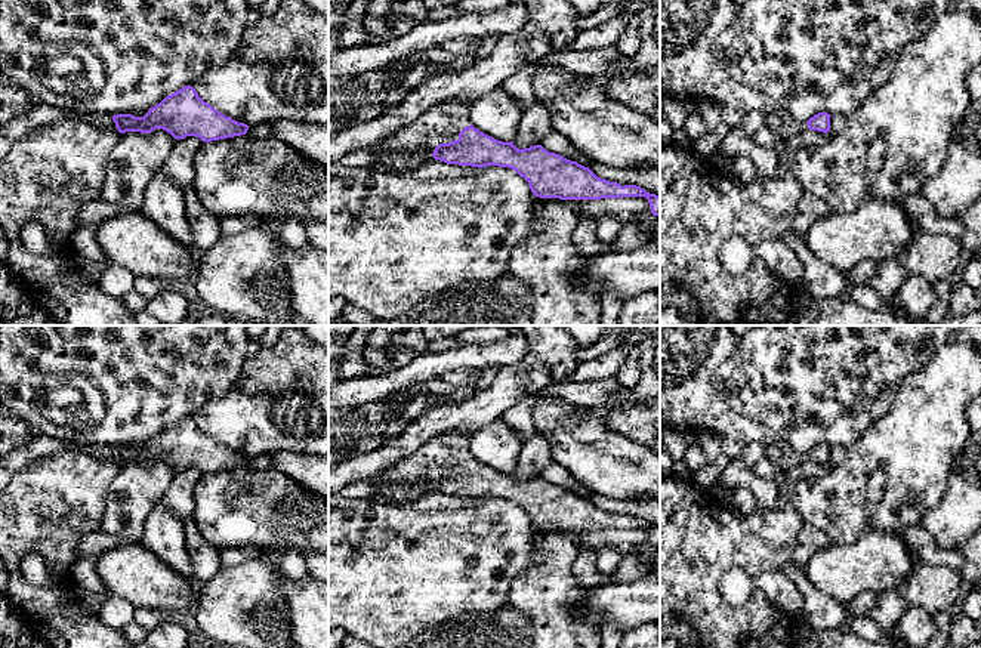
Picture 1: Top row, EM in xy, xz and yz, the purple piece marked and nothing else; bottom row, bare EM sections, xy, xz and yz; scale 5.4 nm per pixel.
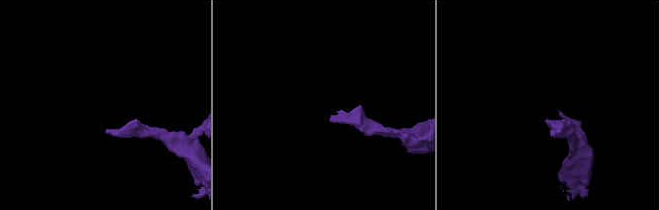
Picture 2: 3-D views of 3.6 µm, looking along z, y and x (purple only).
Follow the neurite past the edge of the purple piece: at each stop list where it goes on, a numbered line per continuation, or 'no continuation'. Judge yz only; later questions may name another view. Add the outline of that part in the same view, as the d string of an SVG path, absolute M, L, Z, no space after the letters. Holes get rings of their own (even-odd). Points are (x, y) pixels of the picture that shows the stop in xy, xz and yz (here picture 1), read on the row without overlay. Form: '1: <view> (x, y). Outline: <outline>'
1: yz (781, 456). Outline: M781 436L765 447L765 456L777 470L786 470L808 460L806 454L795 451Z

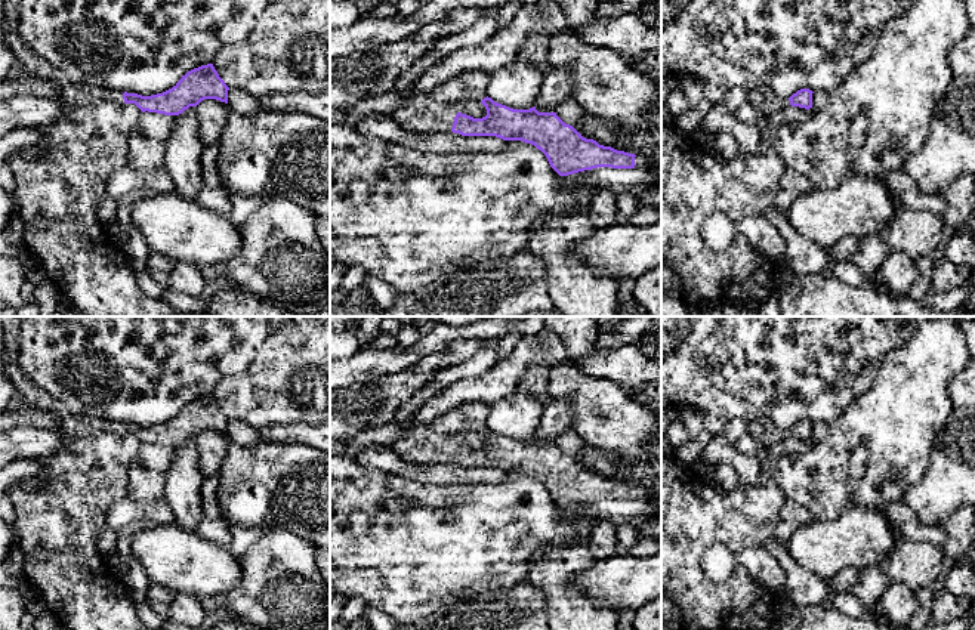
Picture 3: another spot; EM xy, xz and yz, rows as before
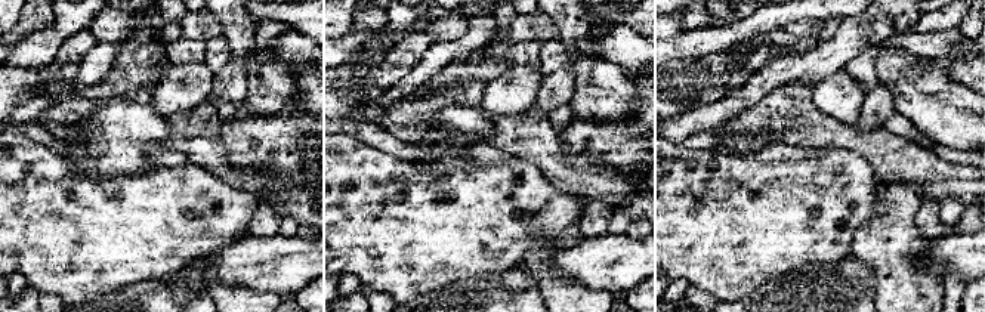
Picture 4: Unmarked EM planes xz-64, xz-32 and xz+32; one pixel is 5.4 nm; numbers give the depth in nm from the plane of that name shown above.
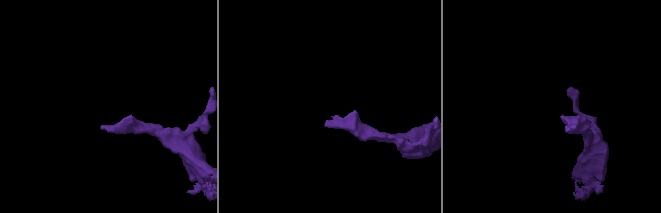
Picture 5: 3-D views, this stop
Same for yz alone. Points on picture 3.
1: yz (764, 432). Outline: M763 413L747 423L747 432L759 447L768 447L790 436L789 430L777 427Z

